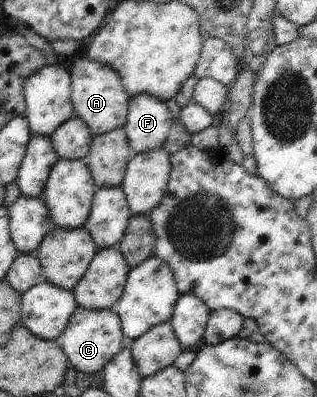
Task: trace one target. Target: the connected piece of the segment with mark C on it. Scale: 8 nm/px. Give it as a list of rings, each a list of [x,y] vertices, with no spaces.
[[[79,306],[71,316],[67,328],[56,341],[57,346],[61,346],[61,350],[67,355],[70,368],[86,375],[99,376],[105,366],[113,360],[113,356],[117,356],[128,342],[122,333],[121,319],[112,310],[85,310]]]

